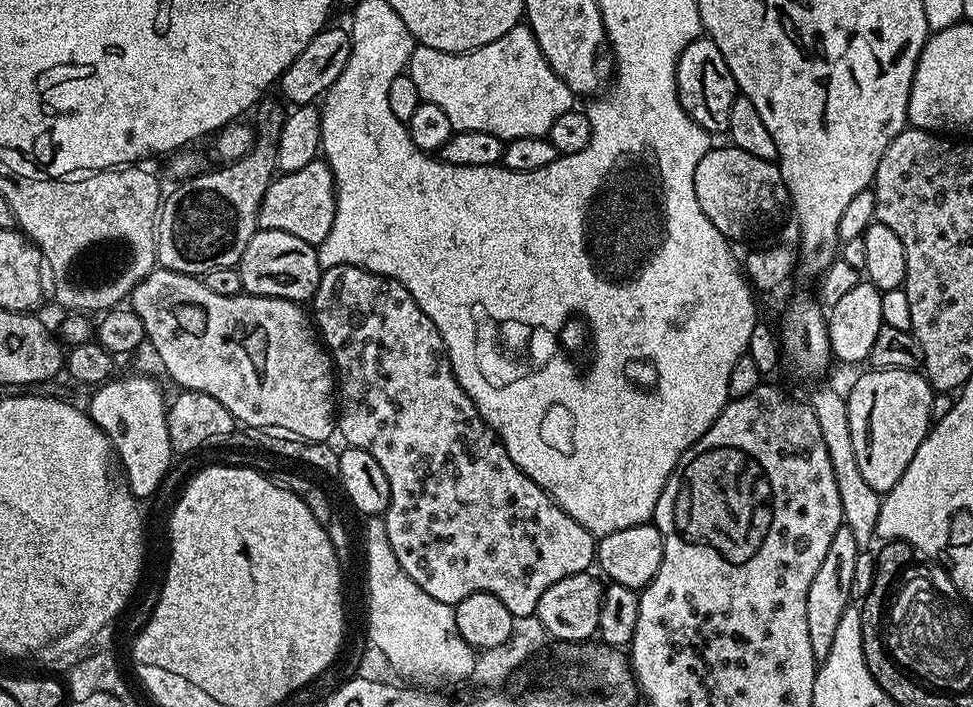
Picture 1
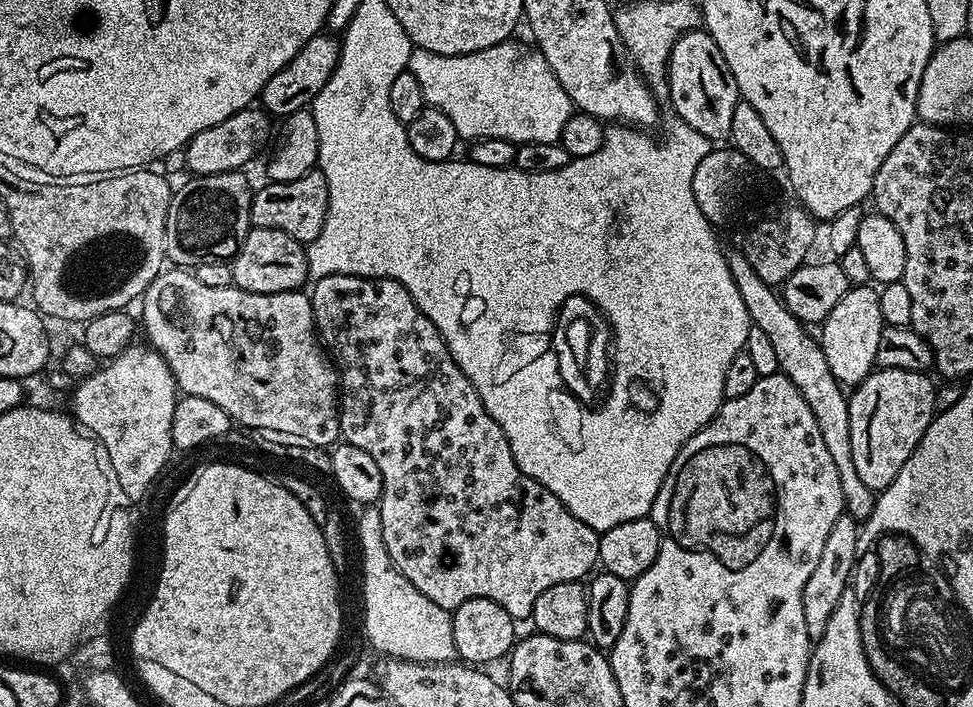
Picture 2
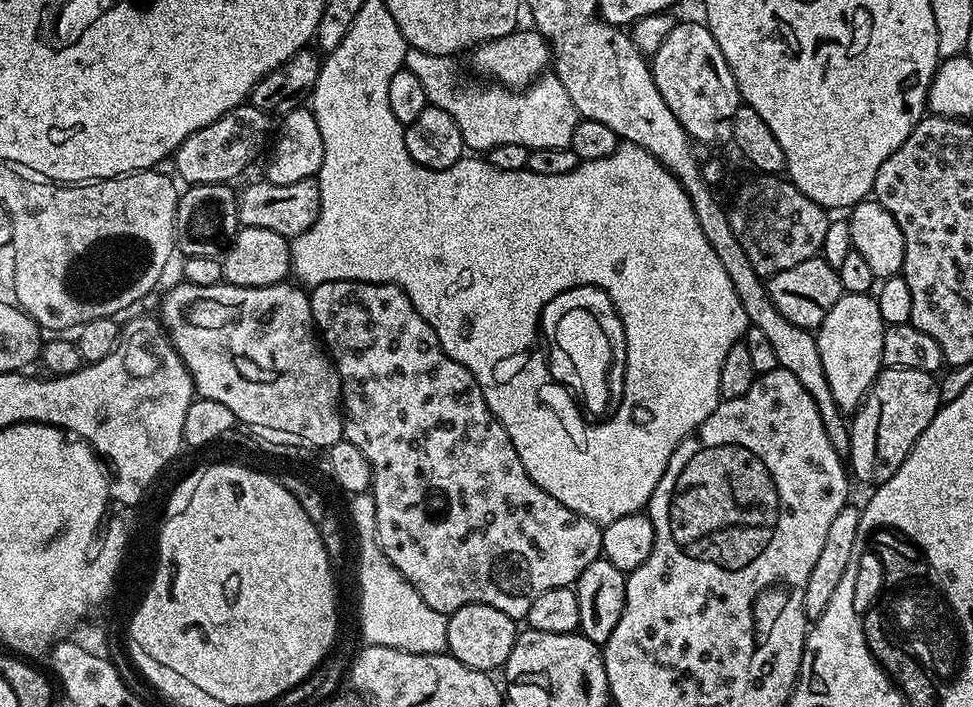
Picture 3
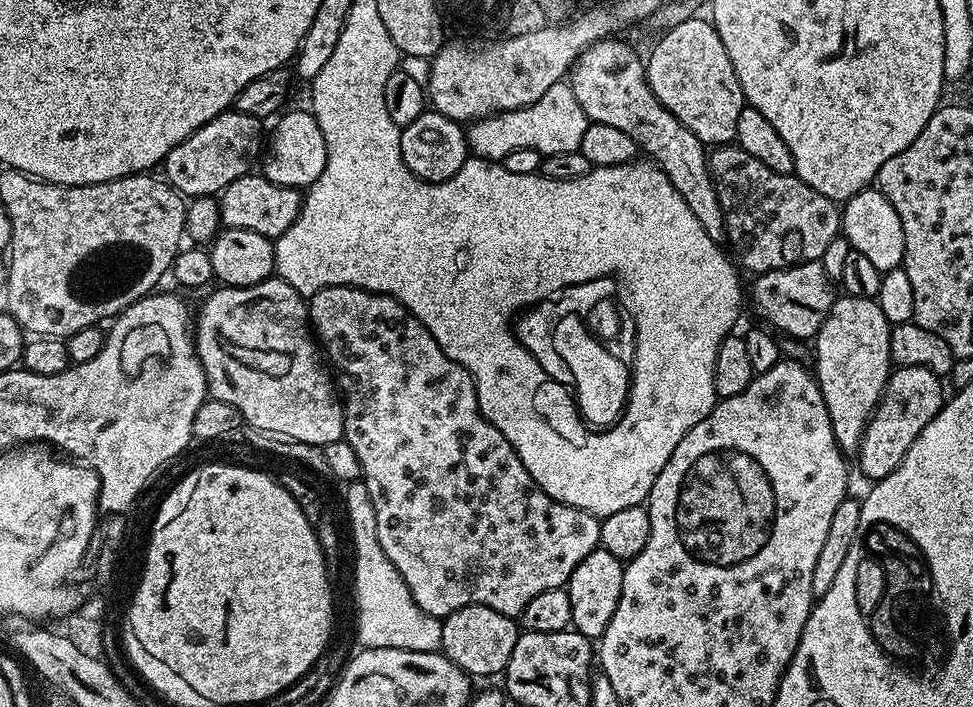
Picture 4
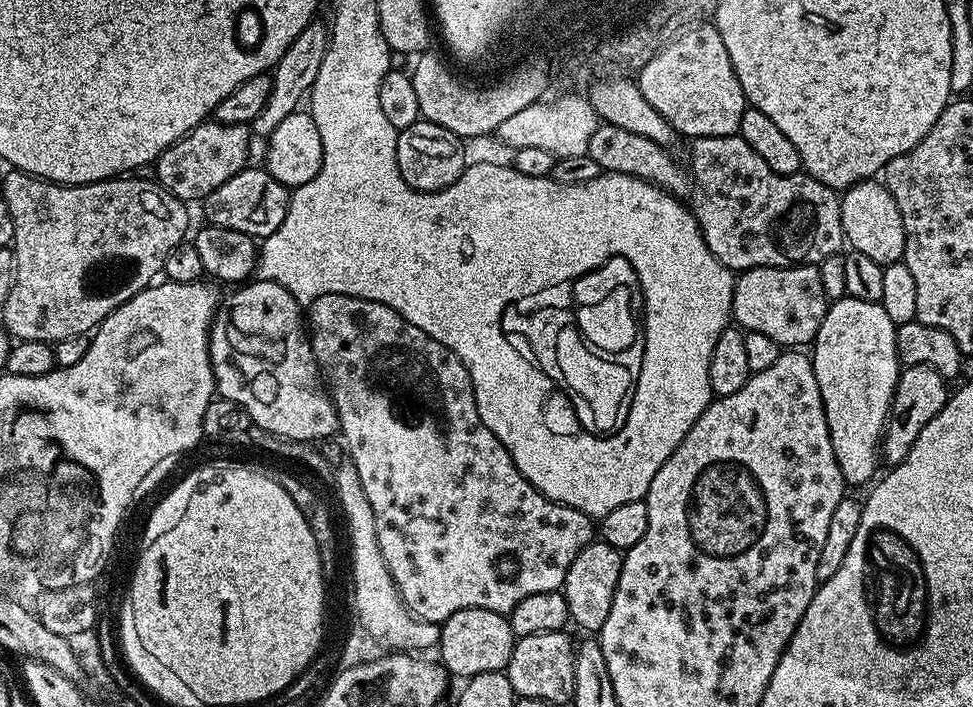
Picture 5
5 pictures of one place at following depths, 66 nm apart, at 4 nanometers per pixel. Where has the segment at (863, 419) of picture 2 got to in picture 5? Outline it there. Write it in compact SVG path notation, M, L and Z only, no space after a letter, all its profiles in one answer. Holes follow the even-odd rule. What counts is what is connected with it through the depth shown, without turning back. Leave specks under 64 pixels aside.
M907 366L901 371L896 389L892 395L892 405L888 411L888 421L884 423L884 438L880 441L880 451L885 465L895 466L903 462L906 454L914 446L918 434L946 406L950 395L949 381L938 370L930 366Z

